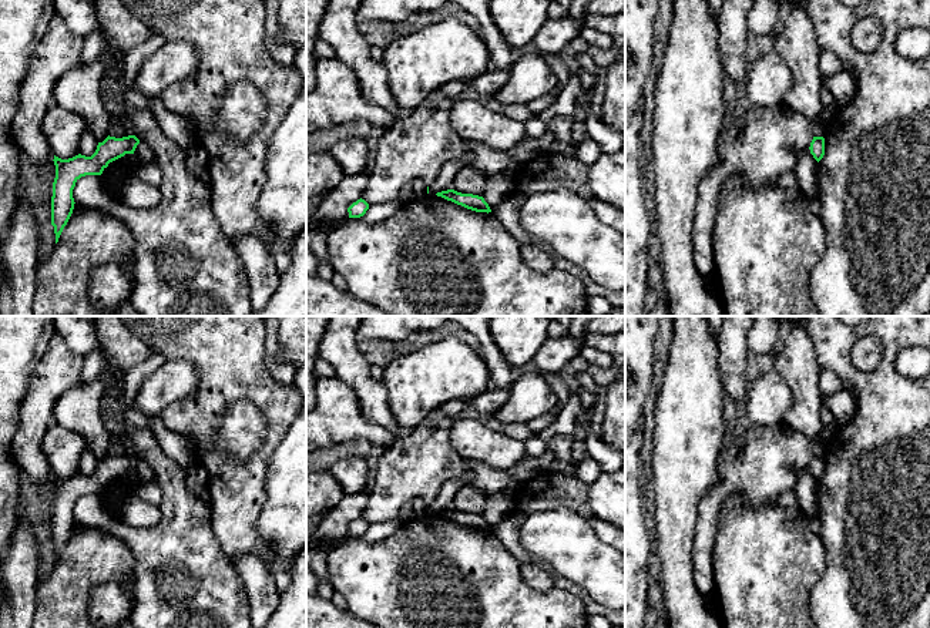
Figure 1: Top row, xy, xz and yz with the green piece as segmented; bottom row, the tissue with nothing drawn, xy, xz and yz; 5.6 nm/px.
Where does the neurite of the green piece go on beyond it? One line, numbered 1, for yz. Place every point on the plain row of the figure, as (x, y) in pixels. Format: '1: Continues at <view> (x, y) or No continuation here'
1: No continuation here

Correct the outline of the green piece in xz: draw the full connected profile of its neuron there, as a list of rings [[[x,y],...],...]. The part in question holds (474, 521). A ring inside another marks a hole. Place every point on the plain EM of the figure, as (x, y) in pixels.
[[[454,508],[442,510],[437,511],[436,514],[476,531],[487,531],[487,533],[491,531],[484,517],[479,514],[461,513]]]

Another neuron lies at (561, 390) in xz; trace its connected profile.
[[[547,373],[543,375],[544,380],[548,383],[548,386],[553,389],[558,399],[558,404],[565,406],[570,400],[570,389],[568,386],[561,380],[558,373]]]

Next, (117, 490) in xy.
[[[118,477],[110,481],[100,496],[107,511],[114,517],[121,518],[120,517],[121,504],[128,496],[131,496],[131,493],[127,483],[121,477]]]

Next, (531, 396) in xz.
[[[526,373],[513,382],[510,399],[493,414],[504,424],[528,423],[553,410],[558,399],[541,373]]]

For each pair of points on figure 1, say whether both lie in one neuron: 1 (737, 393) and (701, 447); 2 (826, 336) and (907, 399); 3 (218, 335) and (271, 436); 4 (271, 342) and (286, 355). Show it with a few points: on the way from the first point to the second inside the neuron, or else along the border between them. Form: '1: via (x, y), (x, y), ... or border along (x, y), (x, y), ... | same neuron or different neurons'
1: border along (718, 356), (719, 379), (724, 389) | different neurons
2: via (838, 359), (860, 382), (885, 399) | same neuron
3: via (232, 360), (274, 402), (274, 410) | same neuron
4: border along (277, 331), (279, 342), (278, 358), (291, 365) | different neurons

